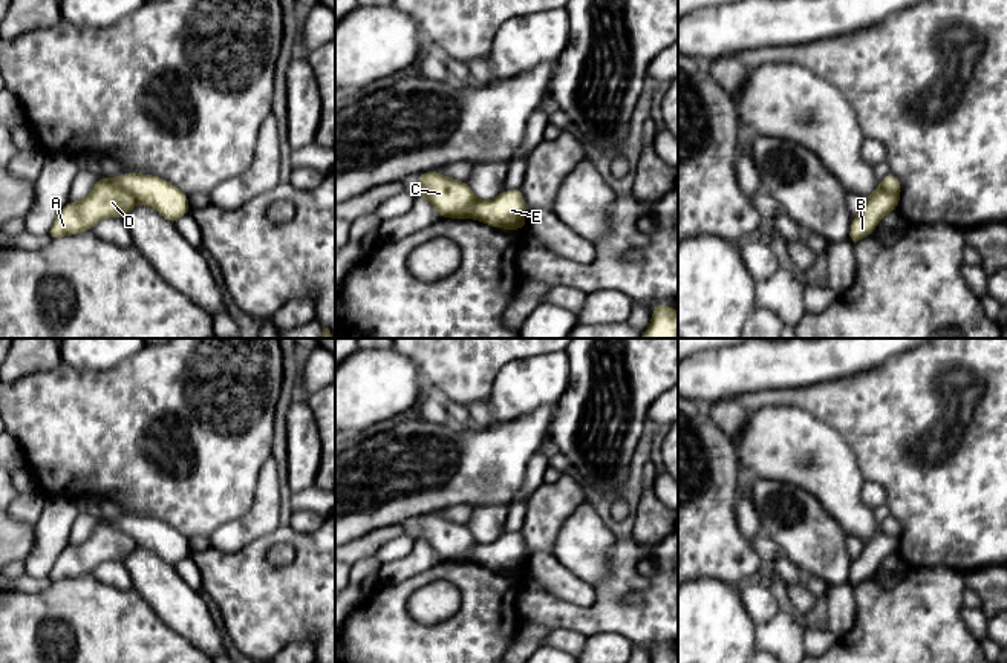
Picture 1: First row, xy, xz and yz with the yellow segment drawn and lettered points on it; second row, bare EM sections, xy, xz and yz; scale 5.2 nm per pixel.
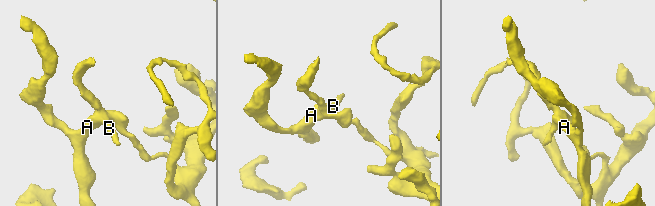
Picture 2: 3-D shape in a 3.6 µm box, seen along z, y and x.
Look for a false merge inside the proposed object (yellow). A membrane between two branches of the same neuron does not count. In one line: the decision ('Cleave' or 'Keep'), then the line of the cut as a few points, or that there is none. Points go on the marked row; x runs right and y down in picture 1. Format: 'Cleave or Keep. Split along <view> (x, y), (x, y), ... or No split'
Cleave. Split along xy (115, 179), (136, 202)

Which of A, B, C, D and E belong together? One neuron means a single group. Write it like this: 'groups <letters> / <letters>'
groups A B C D / E

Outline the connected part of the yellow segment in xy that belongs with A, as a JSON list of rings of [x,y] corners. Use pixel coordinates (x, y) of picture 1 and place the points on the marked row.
[[[98,176],[90,194],[81,201],[67,202],[57,214],[47,236],[58,239],[89,231],[106,217],[124,219],[136,205],[132,193],[113,178]]]

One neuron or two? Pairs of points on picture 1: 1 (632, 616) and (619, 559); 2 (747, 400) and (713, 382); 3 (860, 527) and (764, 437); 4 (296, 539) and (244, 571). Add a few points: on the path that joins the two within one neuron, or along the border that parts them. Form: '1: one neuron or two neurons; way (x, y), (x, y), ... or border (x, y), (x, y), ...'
1: one neuron; way (619, 602), (619, 573)
2: two neurons; border (773, 388), (743, 392), (733, 398)
3: one neuron; way (840, 502), (810, 472), (796, 467), (788, 460)
4: one neuron; way (282, 538), (273, 538), (253, 558)

